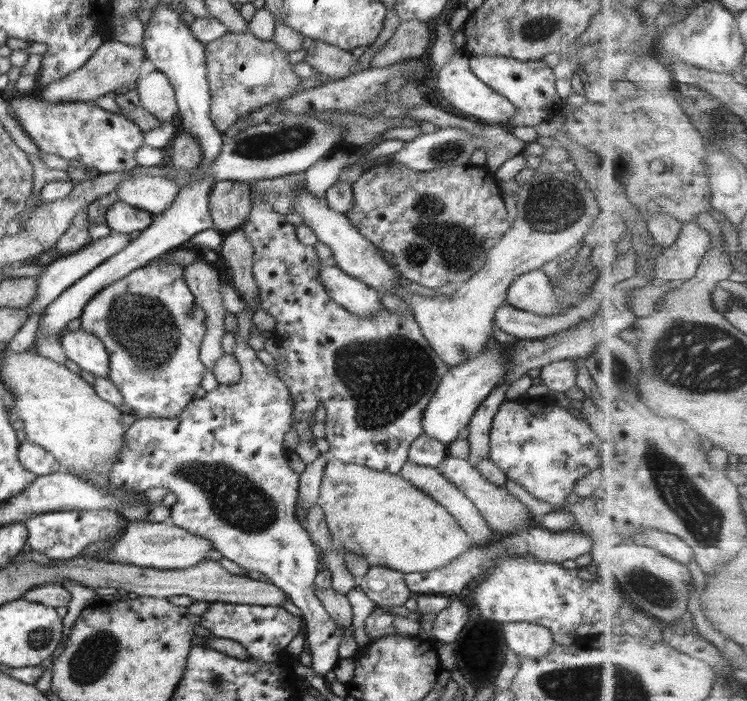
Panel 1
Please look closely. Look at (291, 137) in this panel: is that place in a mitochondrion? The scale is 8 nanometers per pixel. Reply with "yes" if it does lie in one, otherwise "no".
yes

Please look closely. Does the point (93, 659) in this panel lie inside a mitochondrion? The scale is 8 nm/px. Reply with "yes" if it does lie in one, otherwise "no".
yes

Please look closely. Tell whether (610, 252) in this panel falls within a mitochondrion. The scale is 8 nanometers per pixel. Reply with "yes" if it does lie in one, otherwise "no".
no

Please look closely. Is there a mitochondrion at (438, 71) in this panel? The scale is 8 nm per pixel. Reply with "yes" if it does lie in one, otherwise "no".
no

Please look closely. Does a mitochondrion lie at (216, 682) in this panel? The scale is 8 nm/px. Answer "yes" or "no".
yes

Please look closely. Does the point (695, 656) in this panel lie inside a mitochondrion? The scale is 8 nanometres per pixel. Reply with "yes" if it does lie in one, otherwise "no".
no

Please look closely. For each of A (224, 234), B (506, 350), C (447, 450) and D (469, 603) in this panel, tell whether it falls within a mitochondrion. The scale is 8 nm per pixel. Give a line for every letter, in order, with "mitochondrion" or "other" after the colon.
A: other
B: other
C: other
D: other

